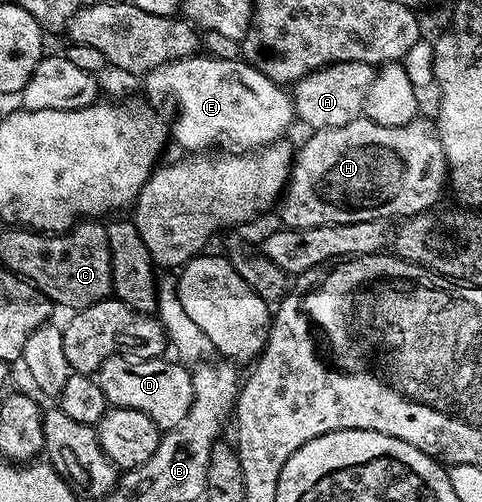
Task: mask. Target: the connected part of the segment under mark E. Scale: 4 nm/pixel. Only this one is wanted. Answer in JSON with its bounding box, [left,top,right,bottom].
[144,53,295,153]

